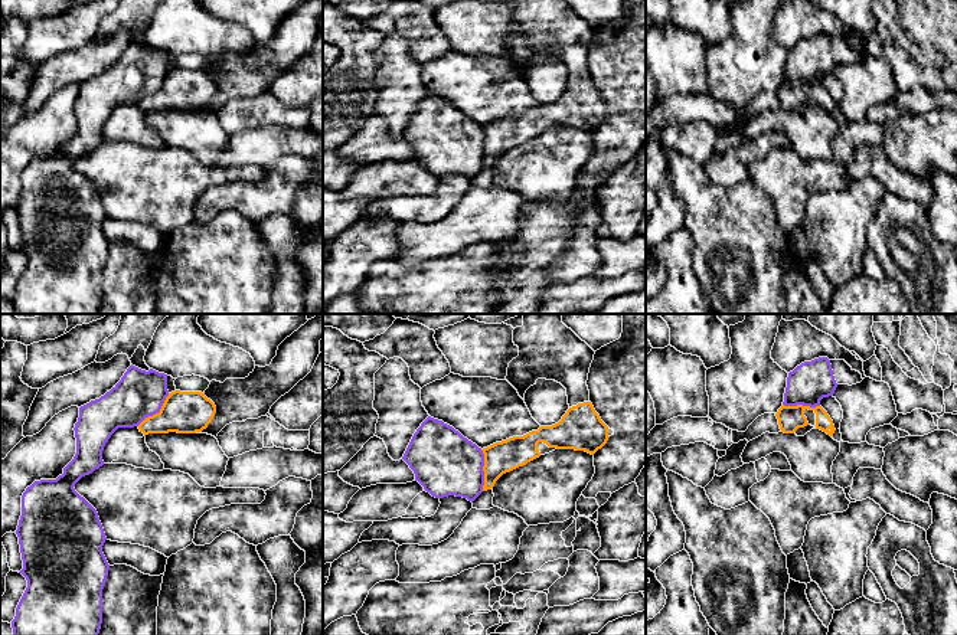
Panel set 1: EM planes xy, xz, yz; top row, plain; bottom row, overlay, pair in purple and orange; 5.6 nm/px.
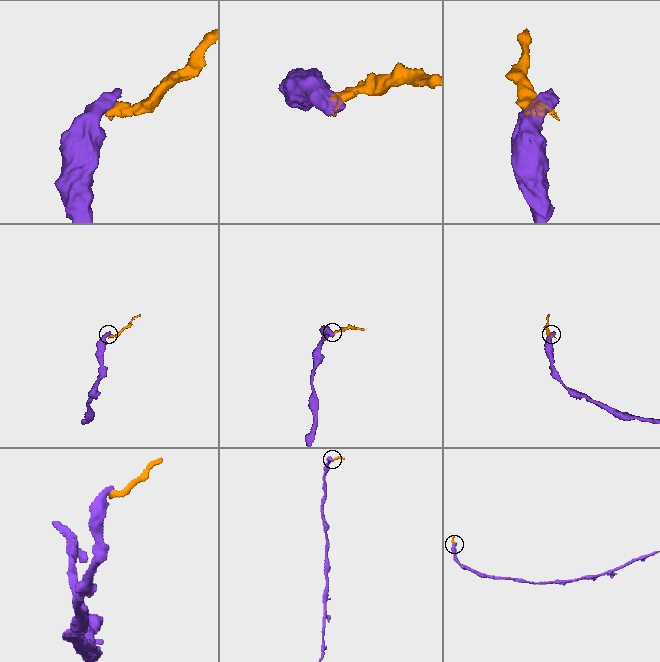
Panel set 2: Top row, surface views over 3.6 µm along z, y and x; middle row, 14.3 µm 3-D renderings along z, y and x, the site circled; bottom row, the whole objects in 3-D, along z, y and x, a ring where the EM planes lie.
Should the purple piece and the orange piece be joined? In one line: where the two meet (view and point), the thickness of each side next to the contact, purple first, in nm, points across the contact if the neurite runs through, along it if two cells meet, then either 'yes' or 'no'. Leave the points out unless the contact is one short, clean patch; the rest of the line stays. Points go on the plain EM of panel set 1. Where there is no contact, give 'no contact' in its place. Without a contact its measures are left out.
meets purple in xz at (482, 147); 360 nm thick on the purple side, 180 nm on the other; border along xz (480, 127), (483, 131), (483, 167); no

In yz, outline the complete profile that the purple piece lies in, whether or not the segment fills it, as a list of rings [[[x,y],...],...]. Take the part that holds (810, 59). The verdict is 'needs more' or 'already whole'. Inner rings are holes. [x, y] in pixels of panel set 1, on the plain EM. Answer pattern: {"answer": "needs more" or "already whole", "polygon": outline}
{"answer": "needs more", "polygon": [[[819,35],[804,39],[788,50],[784,84],[820,84],[823,75],[833,73],[839,62],[860,60],[862,52],[845,37]]]}

